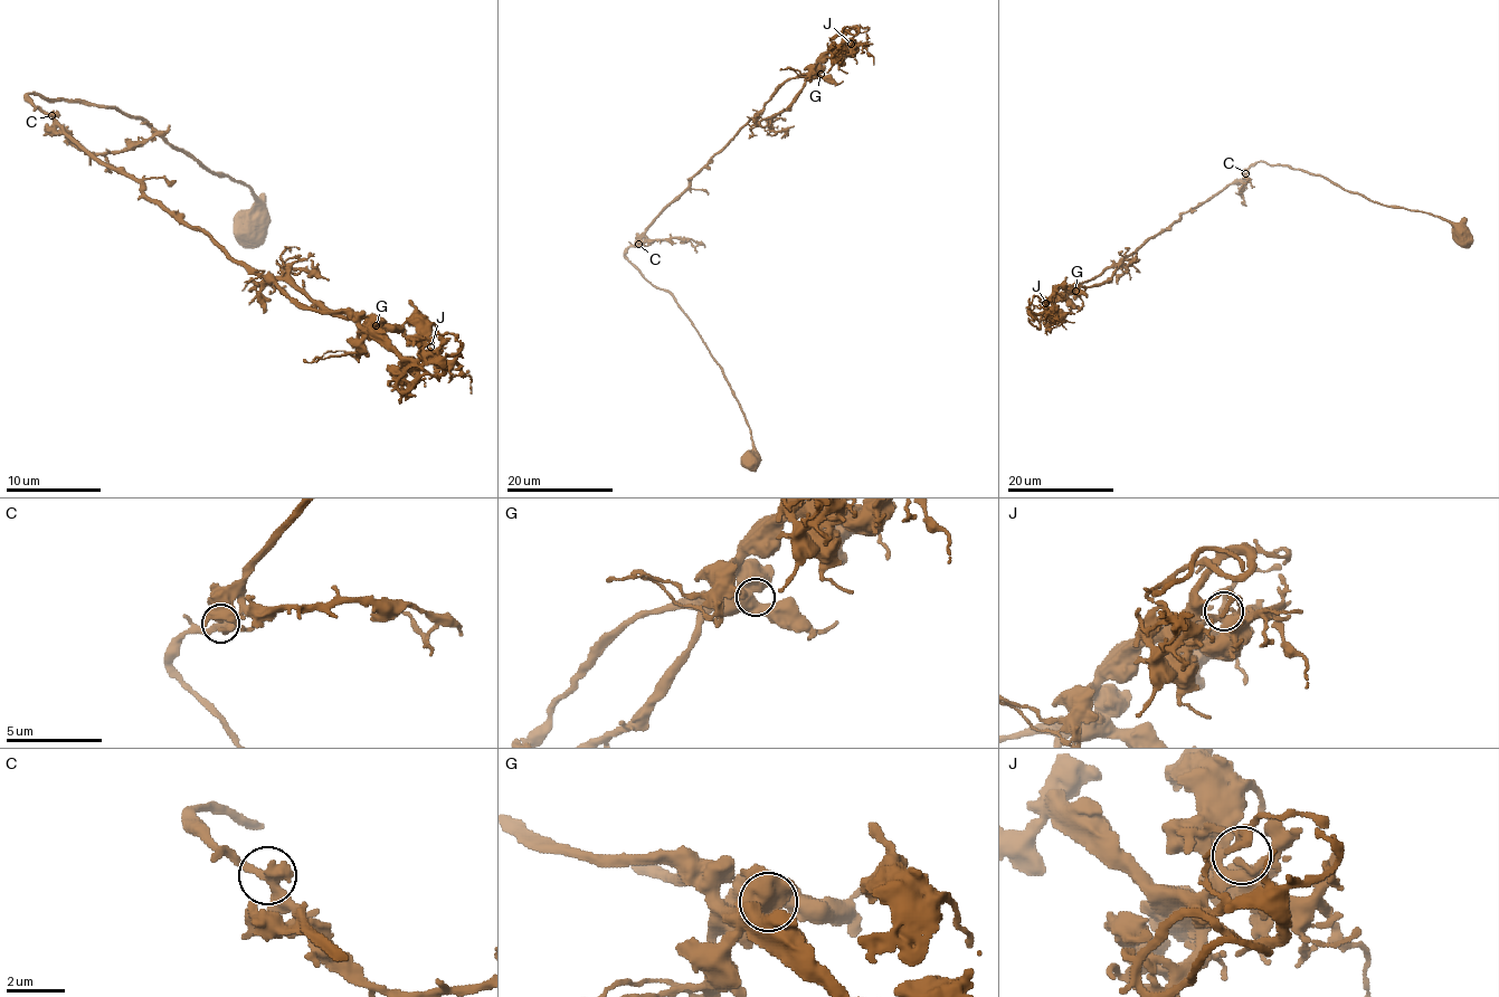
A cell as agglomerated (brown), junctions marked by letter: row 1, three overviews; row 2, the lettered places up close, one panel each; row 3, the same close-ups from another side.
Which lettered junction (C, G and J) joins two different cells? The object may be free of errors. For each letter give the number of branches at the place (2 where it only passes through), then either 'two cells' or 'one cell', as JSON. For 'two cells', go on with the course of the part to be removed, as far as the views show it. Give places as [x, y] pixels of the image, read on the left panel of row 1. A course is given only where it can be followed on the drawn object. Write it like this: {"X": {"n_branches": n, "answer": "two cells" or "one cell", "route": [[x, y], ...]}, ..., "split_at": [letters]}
{"C": {"n_branches": 2, "answer": "one cell"}, "G": {"n_branches": 3, "answer": "one cell"}, "J": {"n_branches": 2, "answer": "one cell"}, "split_at": []}

